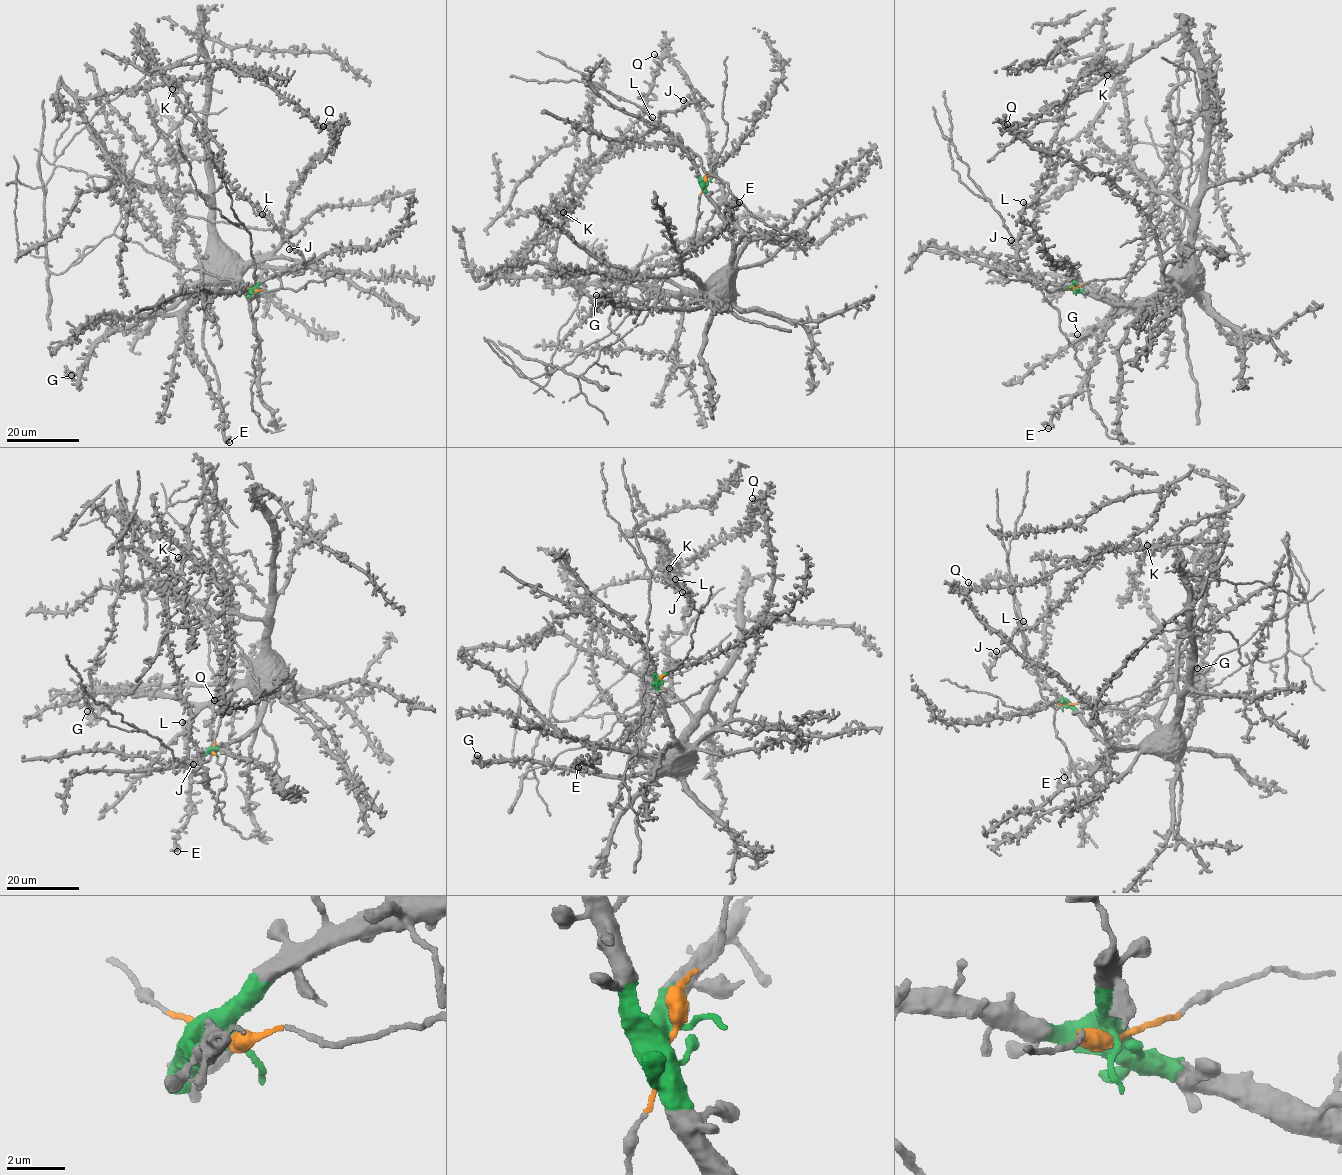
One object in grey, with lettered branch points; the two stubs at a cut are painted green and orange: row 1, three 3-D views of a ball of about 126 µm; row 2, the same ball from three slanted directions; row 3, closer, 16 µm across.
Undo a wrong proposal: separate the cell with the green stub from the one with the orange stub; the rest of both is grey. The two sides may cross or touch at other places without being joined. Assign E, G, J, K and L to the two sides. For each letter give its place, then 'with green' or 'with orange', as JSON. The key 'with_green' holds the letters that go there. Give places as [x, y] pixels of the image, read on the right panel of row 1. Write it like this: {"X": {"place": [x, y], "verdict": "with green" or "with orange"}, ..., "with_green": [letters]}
{"E": {"place": [1048, 428], "verdict": "with green"}, "G": {"place": [1077, 334], "verdict": "with green"}, "J": {"place": [1011, 240], "verdict": "with orange"}, "K": {"place": [1107, 75], "verdict": "with orange"}, "L": {"place": [1023, 202], "verdict": "with orange"}, "with_green": ["E", "G"]}

